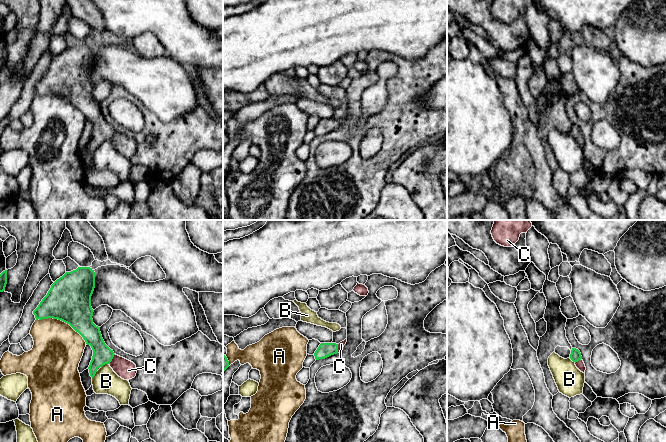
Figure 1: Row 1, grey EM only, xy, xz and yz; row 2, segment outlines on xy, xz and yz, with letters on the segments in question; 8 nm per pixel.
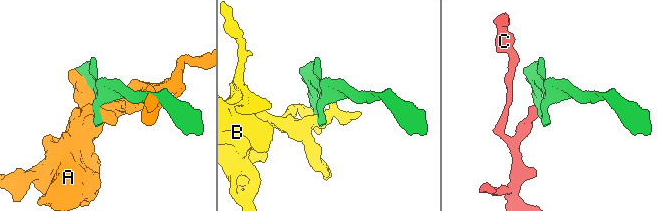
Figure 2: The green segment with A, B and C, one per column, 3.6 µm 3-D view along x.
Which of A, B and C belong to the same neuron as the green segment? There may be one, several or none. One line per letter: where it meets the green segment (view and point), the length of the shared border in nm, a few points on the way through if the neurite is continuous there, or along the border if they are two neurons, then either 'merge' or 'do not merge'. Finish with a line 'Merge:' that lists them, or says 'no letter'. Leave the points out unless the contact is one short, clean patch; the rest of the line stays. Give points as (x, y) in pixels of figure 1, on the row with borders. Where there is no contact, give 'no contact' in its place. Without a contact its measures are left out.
A: xy (62, 320) | 460 nm | do not merge
B: xy (104, 364) | 70 nm | do not merge
C: xy (112, 358) | 100 nm | across xy (102, 354), (112, 358), (124, 368) | merge
Merge: C

